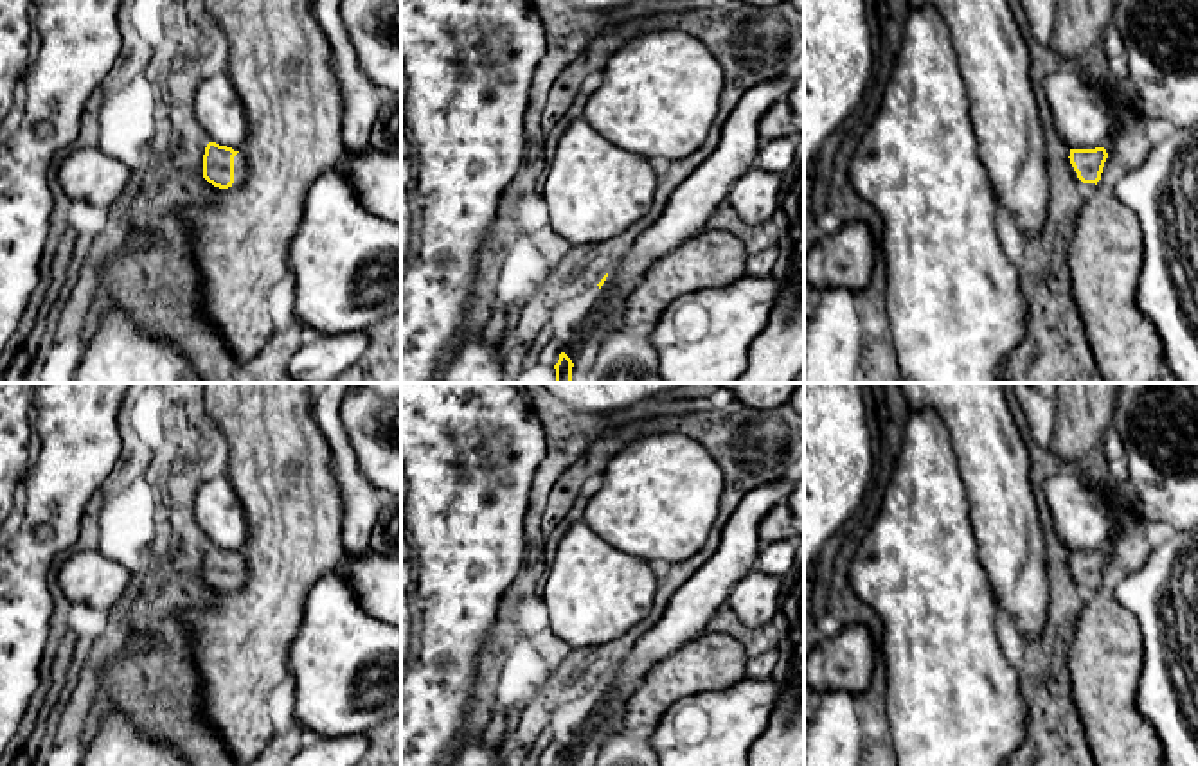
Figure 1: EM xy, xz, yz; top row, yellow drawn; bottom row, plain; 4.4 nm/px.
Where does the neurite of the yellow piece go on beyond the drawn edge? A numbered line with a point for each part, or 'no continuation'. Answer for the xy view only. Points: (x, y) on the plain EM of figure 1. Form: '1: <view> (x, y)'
1: xy (240, 563)

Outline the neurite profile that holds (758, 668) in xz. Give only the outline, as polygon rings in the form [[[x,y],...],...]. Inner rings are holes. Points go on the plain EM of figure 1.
[[[775,649],[764,651],[759,656],[747,660],[747,678],[752,680],[768,680],[773,674],[779,655]]]

